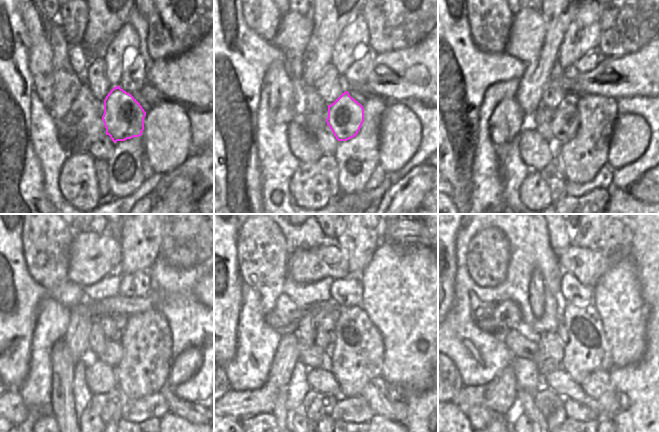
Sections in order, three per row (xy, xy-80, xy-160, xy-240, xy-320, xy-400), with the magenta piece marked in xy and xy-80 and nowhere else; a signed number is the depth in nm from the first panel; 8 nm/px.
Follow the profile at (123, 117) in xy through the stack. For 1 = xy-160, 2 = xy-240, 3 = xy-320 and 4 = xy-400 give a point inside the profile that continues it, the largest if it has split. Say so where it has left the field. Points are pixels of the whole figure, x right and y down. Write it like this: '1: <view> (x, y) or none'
1: xy-160 (564, 124)
2: xy-240 (111, 354)
3: xy-320 (312, 356)
4: xy-400 (521, 345)

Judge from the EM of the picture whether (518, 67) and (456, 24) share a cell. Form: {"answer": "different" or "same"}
{"answer": "same"}

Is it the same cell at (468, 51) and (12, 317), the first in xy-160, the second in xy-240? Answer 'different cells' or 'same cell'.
same cell

